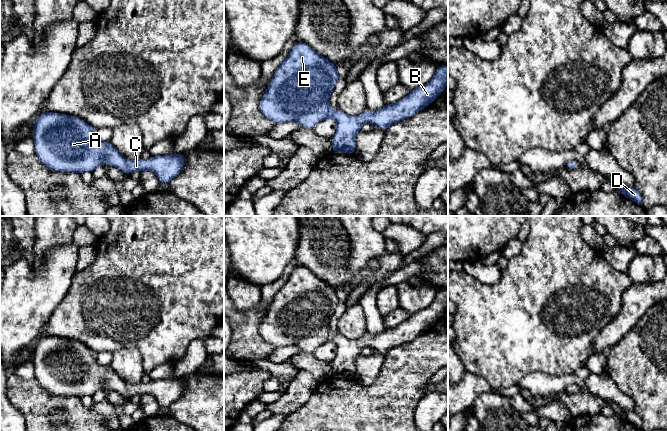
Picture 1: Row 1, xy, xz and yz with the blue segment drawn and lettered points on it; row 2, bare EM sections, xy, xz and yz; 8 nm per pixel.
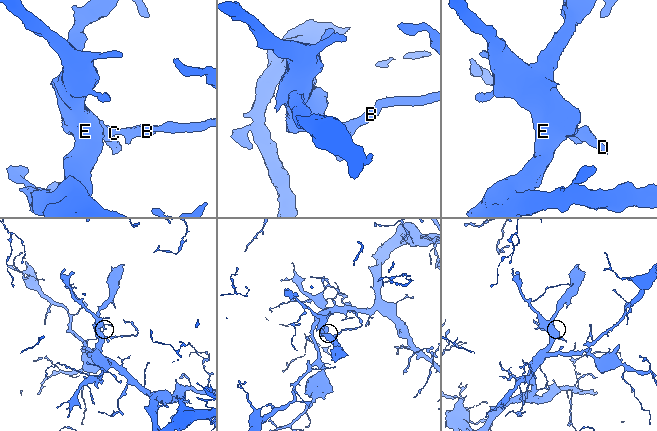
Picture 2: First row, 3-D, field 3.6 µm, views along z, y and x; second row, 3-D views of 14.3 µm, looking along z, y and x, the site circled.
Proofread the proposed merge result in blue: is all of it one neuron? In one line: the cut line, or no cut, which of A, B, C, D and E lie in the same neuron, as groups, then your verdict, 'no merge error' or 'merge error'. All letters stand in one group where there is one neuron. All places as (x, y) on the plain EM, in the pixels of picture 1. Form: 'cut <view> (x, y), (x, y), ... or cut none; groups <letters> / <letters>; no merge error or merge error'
cut none; groups A B C D E; no merge error

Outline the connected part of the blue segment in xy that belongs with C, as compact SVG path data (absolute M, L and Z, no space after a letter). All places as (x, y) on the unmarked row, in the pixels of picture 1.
M43 336L39 338L33 349L33 364L35 368L35 379L42 388L54 395L93 396L98 390L104 387L112 389L126 399L134 395L153 395L159 407L167 408L183 393L184 377L171 378L165 380L152 380L148 384L142 382L128 385L126 384L110 366L101 365L97 361L97 354L85 346L83 343L66 338Z

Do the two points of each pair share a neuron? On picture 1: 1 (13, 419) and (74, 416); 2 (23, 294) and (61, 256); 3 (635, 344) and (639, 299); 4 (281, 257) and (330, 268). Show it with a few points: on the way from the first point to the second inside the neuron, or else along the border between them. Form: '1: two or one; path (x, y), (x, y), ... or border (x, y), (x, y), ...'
1: two; border (10, 401), (25, 420)
2: one; path (35, 291), (58, 268)
3: two; border (653, 305), (621, 339)
4: two; border (299, 234), (299, 240), (293, 257)

